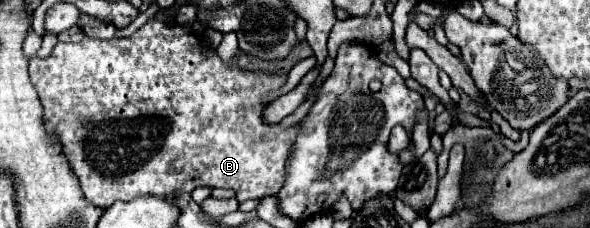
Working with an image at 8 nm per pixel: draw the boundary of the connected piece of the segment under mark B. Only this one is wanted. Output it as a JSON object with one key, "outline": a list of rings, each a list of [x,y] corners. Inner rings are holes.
{"outline":[[[149,20],[129,38],[111,38],[111,40],[83,38],[77,44],[59,42],[47,58],[39,58],[39,56],[29,58],[29,76],[43,104],[43,126],[61,144],[63,154],[71,162],[71,170],[79,178],[79,184],[81,184],[81,190],[87,202],[105,210],[107,206],[111,206],[117,200],[133,200],[143,194],[155,194],[155,196],[173,200],[181,192],[193,192],[197,186],[233,188],[237,192],[237,200],[243,202],[249,198],[273,196],[279,192],[279,188],[283,188],[283,180],[287,176],[287,164],[291,158],[291,148],[295,144],[295,138],[303,122],[295,122],[287,128],[283,126],[283,122],[277,122],[277,124],[265,122],[263,112],[269,106],[269,102],[263,102],[263,100],[269,98],[273,92],[279,92],[285,86],[287,74],[265,74],[265,72],[241,70],[237,64],[239,56],[241,56],[241,50],[237,50],[237,56],[231,62],[223,62],[215,50],[209,50],[207,44],[197,34],[191,32],[189,26],[179,26],[179,24],[167,26],[163,22]]]}

